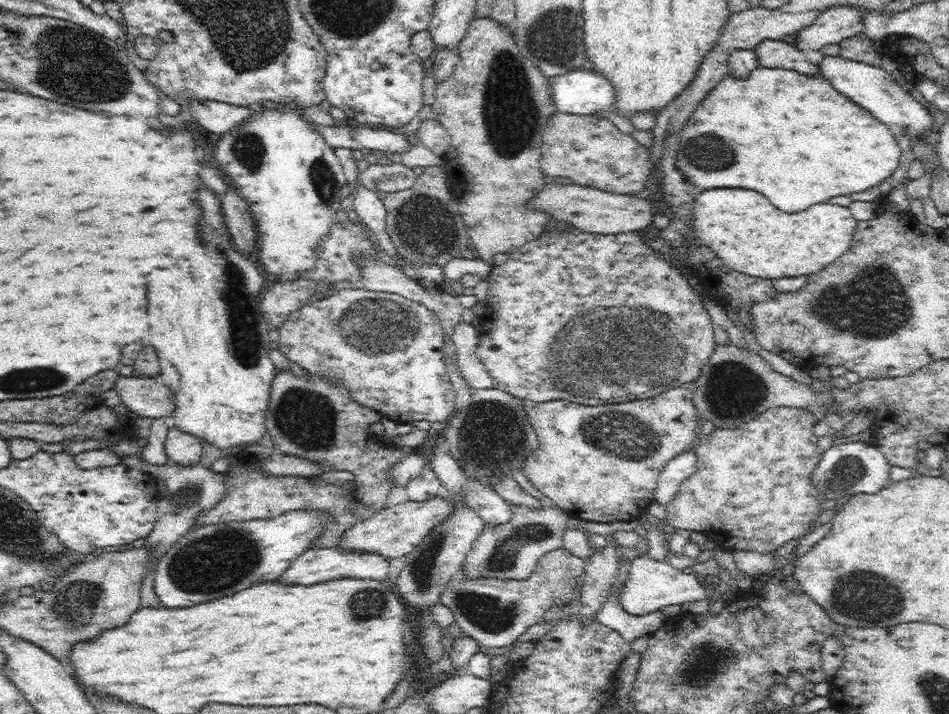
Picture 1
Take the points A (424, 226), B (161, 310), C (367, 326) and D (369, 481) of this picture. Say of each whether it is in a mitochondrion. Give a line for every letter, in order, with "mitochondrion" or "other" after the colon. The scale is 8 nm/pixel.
A: mitochondrion
B: other
C: mitochondrion
D: other

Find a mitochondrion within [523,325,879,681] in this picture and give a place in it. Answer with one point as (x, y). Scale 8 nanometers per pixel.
(625, 434)

